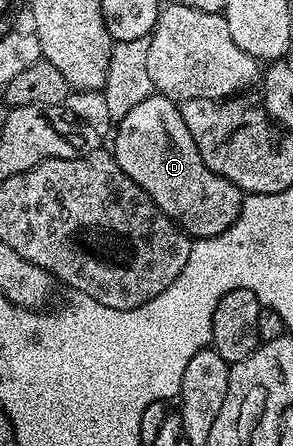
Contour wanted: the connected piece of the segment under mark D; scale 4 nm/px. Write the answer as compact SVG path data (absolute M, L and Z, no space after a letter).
M151 95L134 107L116 125L112 152L126 174L158 204L158 208L191 238L215 237L234 224L242 211L243 192L228 179L216 175L200 159L188 127L184 127L182 110L170 98Z

